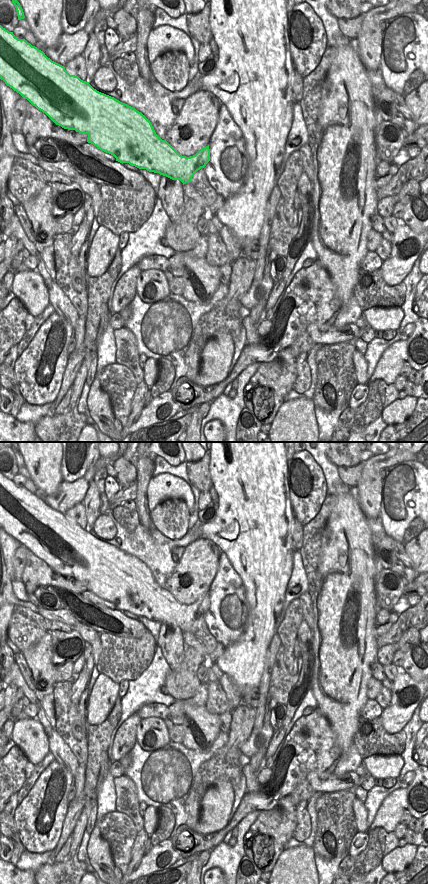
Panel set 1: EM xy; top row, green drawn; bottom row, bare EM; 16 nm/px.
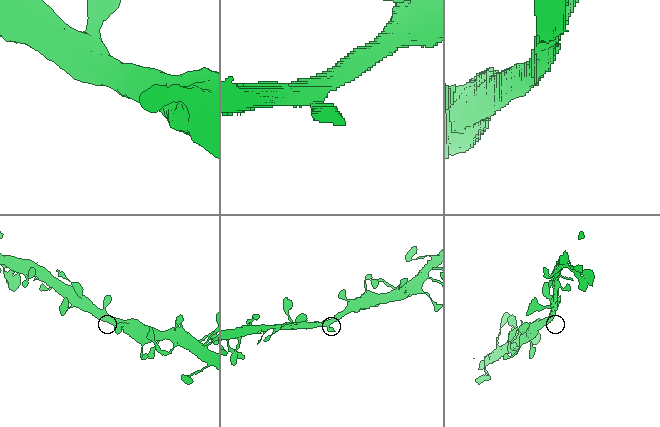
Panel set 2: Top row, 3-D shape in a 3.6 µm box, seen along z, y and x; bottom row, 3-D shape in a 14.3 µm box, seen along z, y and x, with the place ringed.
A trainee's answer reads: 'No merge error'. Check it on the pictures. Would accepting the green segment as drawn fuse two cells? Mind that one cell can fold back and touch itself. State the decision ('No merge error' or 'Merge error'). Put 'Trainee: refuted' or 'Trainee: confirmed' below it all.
No merge error.
Trainee: confirmed

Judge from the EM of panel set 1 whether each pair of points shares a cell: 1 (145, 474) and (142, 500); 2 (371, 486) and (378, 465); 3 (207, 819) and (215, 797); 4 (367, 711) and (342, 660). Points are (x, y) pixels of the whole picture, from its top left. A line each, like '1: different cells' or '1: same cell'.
1: same cell
2: same cell
3: same cell
4: different cells

